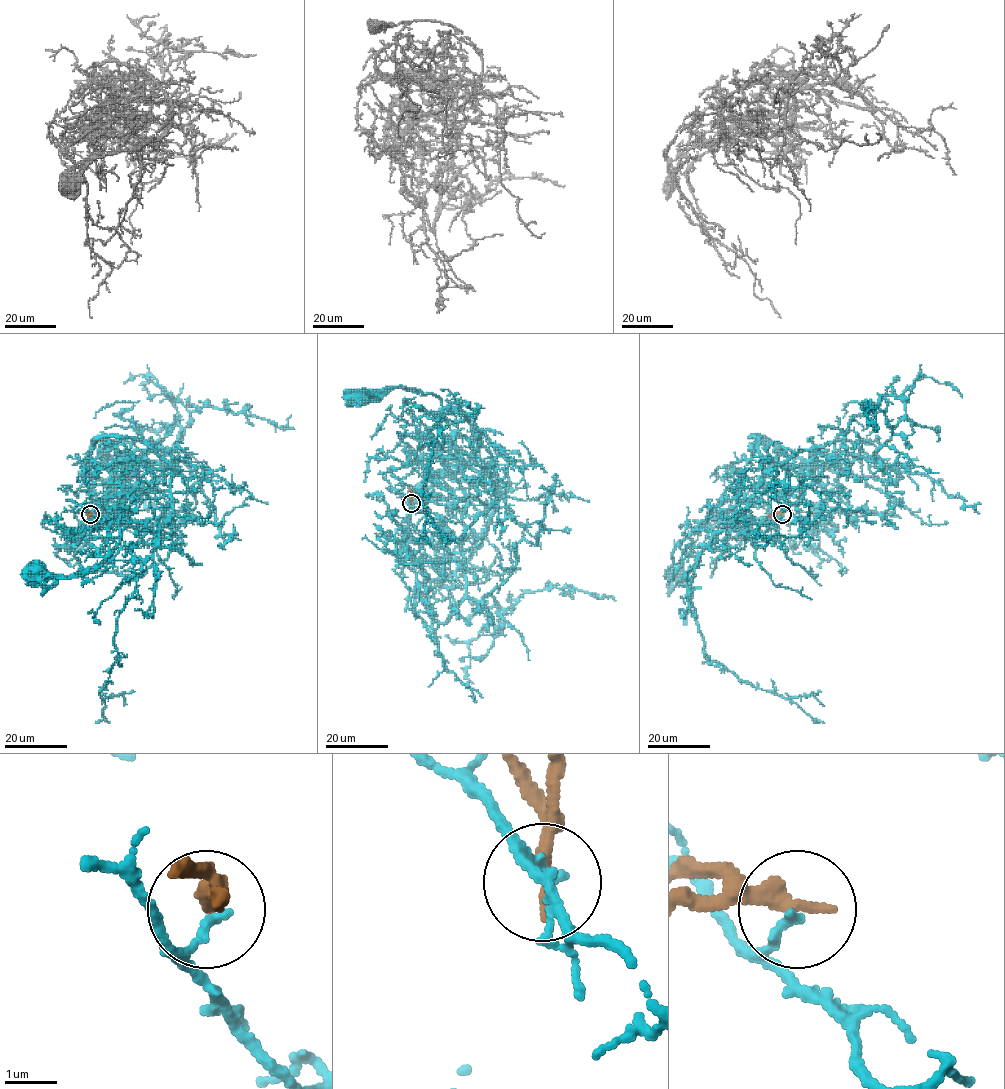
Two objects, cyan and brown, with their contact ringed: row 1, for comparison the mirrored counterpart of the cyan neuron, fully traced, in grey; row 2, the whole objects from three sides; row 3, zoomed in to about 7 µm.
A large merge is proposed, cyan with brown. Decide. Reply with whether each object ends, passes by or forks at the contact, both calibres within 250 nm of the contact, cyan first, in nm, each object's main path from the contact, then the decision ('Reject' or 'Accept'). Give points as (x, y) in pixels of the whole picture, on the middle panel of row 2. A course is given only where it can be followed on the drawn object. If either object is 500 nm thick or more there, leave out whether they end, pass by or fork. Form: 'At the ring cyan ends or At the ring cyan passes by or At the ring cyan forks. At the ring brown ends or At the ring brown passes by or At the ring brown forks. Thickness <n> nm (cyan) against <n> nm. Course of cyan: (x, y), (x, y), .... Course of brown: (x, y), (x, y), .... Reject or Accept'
At the ring cyan ends. At the ring brown ends. Thickness 170 nm (cyan) against 360 nm. Course of cyan: (412, 503), (394, 487), (431, 457), (469, 463), (493, 482), (443, 436), (437, 397), (398, 387), (356, 396). Course of brown: (412, 503), (409, 489). Reject

